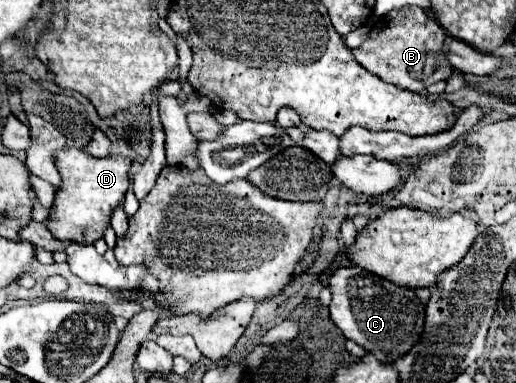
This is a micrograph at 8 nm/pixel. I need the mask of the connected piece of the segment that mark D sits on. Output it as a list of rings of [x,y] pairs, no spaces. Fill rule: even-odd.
[[[61,148],[55,152],[55,166],[61,174],[61,186],[55,192],[55,202],[49,210],[49,218],[45,226],[51,230],[53,238],[61,242],[77,242],[77,244],[93,244],[103,238],[105,226],[109,226],[109,218],[115,206],[121,206],[127,186],[129,186],[129,166],[131,160],[123,156],[105,156],[95,158],[85,154],[85,150],[77,148]]]

